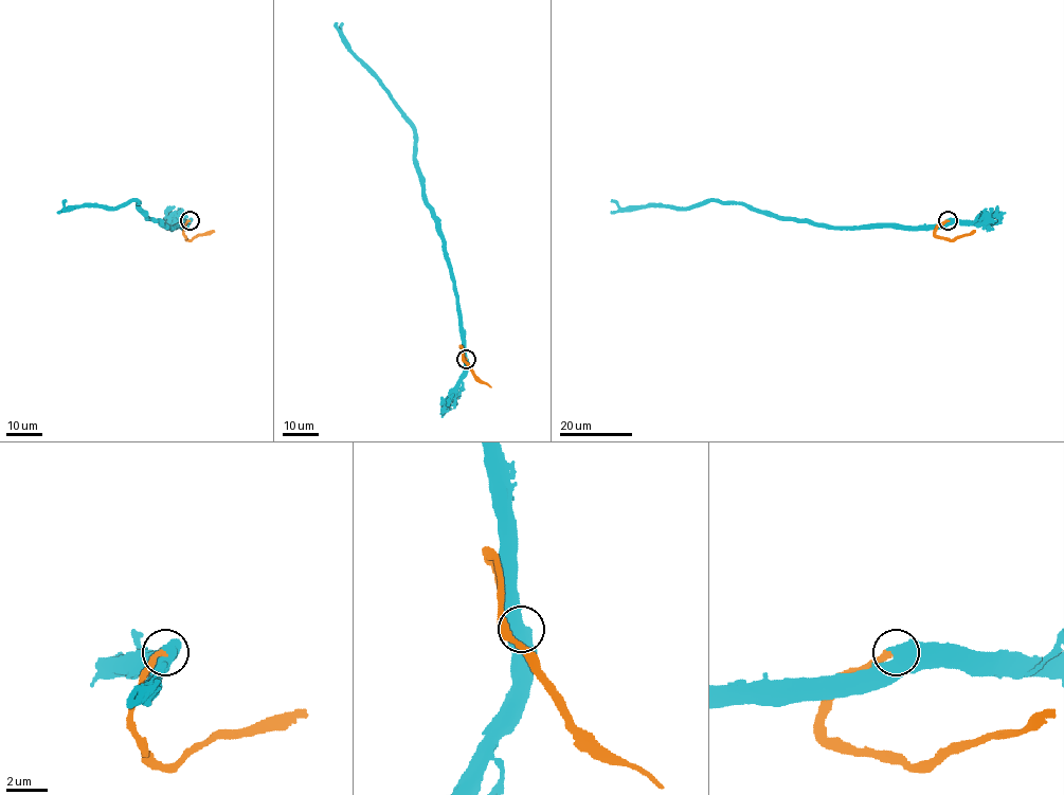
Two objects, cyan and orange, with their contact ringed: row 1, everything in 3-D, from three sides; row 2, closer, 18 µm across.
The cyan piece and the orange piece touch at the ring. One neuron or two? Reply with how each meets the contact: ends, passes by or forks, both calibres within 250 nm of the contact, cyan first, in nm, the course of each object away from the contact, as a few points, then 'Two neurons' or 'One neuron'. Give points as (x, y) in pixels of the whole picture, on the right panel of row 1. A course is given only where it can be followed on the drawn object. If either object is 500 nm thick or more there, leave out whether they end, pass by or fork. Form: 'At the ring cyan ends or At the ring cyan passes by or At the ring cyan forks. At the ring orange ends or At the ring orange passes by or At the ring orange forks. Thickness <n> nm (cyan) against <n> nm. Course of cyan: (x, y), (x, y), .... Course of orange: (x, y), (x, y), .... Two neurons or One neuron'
Thickness 800 nm (cyan) against 320 nm. Course of cyan: (948, 220), (934, 226), (826, 227), (770, 216), (741, 204), (704, 200), (688, 208), (621, 209), (611, 199). Course of orange: (948, 220), (937, 227), (935, 234), (954, 240), (975, 231). One neuron

